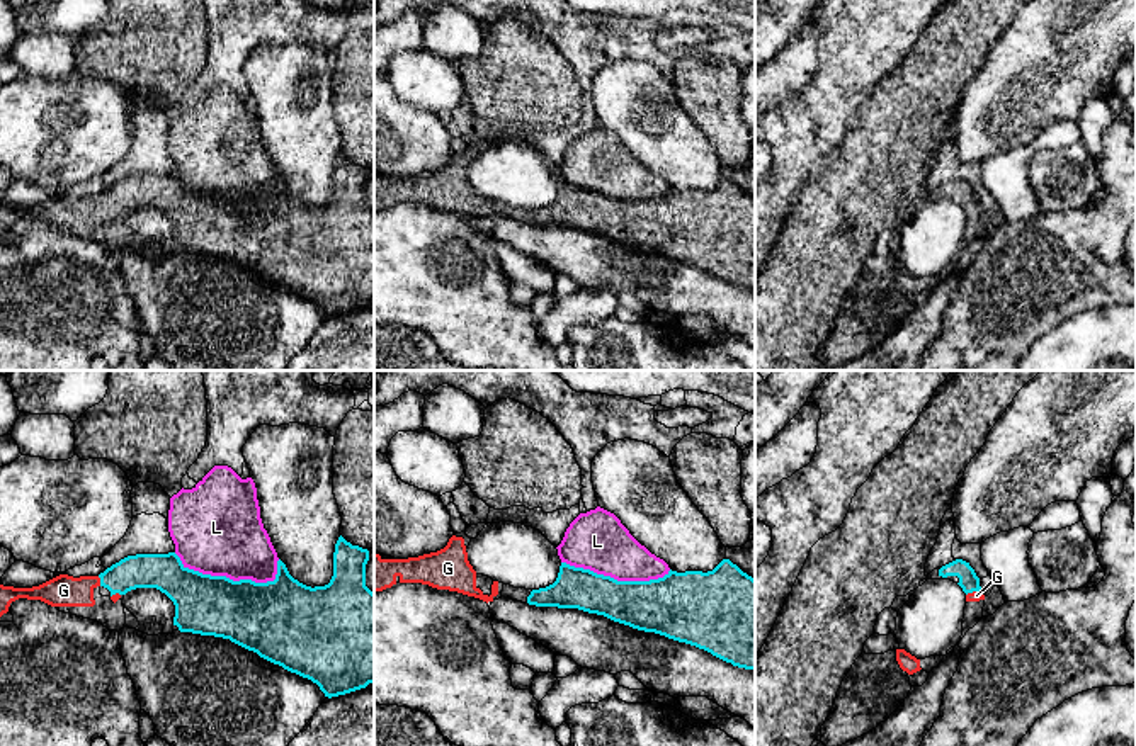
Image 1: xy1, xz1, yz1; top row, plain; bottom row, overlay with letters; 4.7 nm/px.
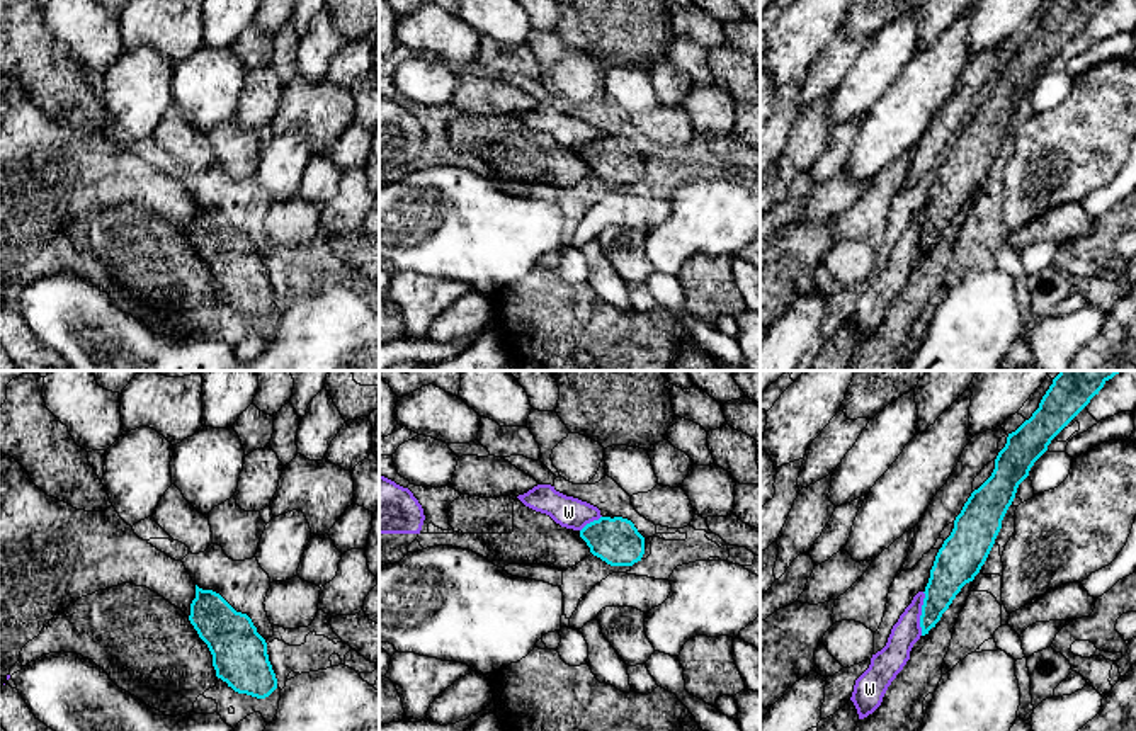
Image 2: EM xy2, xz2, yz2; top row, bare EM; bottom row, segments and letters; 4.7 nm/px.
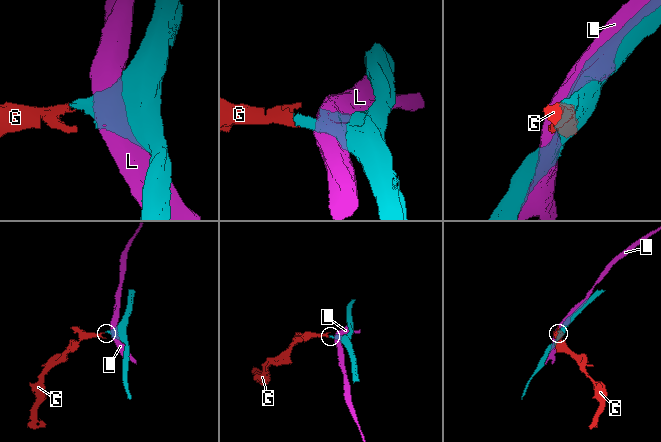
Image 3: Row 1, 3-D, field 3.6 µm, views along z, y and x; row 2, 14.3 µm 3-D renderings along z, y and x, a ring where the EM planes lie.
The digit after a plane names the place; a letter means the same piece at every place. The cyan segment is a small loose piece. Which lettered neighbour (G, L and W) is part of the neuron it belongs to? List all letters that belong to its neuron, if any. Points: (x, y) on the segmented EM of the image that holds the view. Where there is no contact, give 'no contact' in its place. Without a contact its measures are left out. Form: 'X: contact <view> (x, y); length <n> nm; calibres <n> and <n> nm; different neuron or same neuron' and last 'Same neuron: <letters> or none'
G: contact xy1 (101, 582); length 50 nm; calibres 160 and 150 nm; same neuron
L: contact xy1 (225, 576); length 500 nm; calibres 320 and 420 nm; different neuron
W: contact yz2 (922, 614); length 200 nm; calibres 180 and 140 nm; different neuron
Same neuron: G

